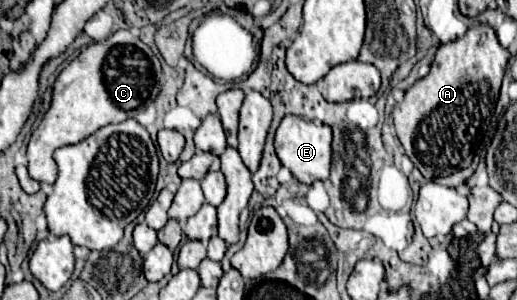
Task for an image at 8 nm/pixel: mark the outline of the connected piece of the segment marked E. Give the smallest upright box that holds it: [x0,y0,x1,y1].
[275,116,331,184]

